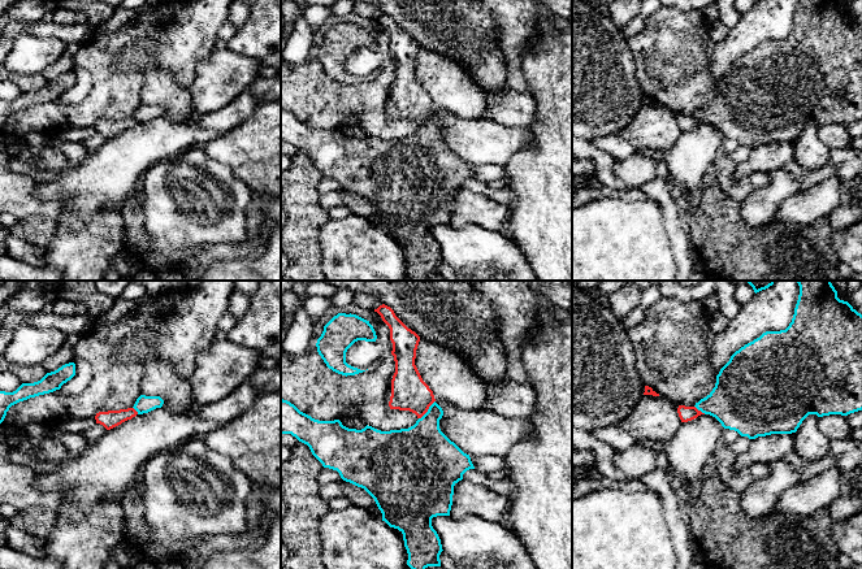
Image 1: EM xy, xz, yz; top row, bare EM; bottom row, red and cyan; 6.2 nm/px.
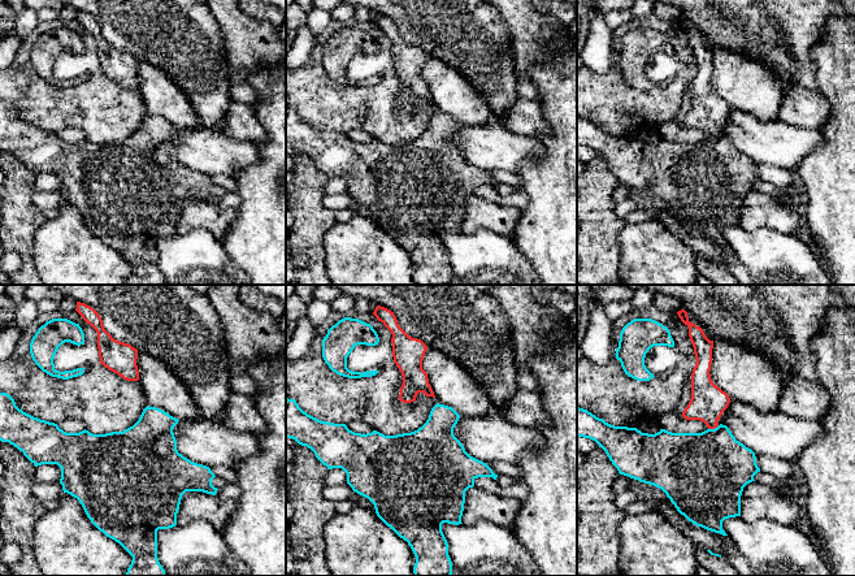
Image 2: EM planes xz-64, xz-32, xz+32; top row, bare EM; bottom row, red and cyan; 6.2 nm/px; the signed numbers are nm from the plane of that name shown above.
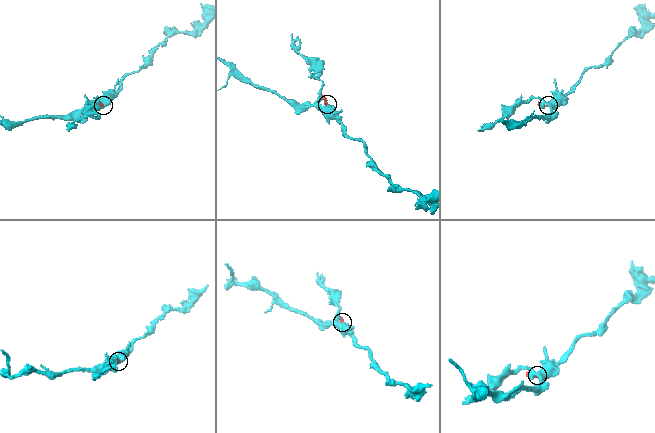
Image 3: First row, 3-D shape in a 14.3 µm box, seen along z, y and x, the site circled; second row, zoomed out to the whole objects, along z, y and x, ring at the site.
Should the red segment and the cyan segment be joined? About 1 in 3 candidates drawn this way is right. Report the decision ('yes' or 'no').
no

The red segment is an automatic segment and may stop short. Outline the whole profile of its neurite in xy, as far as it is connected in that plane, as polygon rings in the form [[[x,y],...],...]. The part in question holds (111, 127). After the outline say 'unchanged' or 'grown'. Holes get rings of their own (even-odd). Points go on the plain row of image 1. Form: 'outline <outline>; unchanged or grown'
outline [[[134,117],[99,121],[95,125],[96,133],[103,134],[107,139],[111,139],[122,131],[135,126],[138,121]]]; unchanged

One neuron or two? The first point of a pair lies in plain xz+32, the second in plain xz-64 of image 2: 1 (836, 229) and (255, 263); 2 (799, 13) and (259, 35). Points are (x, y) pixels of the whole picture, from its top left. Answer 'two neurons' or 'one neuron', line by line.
1: one neuron
2: one neuron

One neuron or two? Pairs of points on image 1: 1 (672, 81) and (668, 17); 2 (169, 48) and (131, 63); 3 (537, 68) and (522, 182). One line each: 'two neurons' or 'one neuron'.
1: one neuron
2: one neuron
3: one neuron

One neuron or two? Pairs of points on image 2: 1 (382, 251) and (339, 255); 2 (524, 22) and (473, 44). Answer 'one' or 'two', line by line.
1: one
2: two

